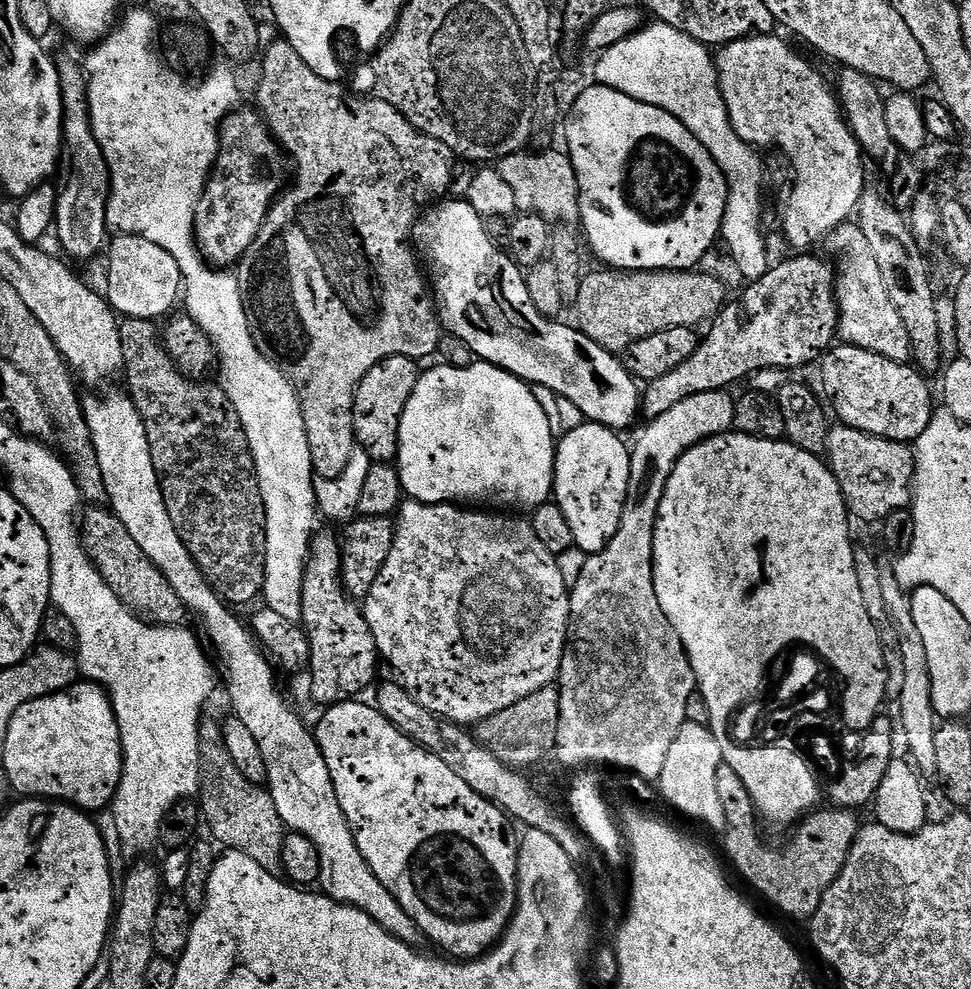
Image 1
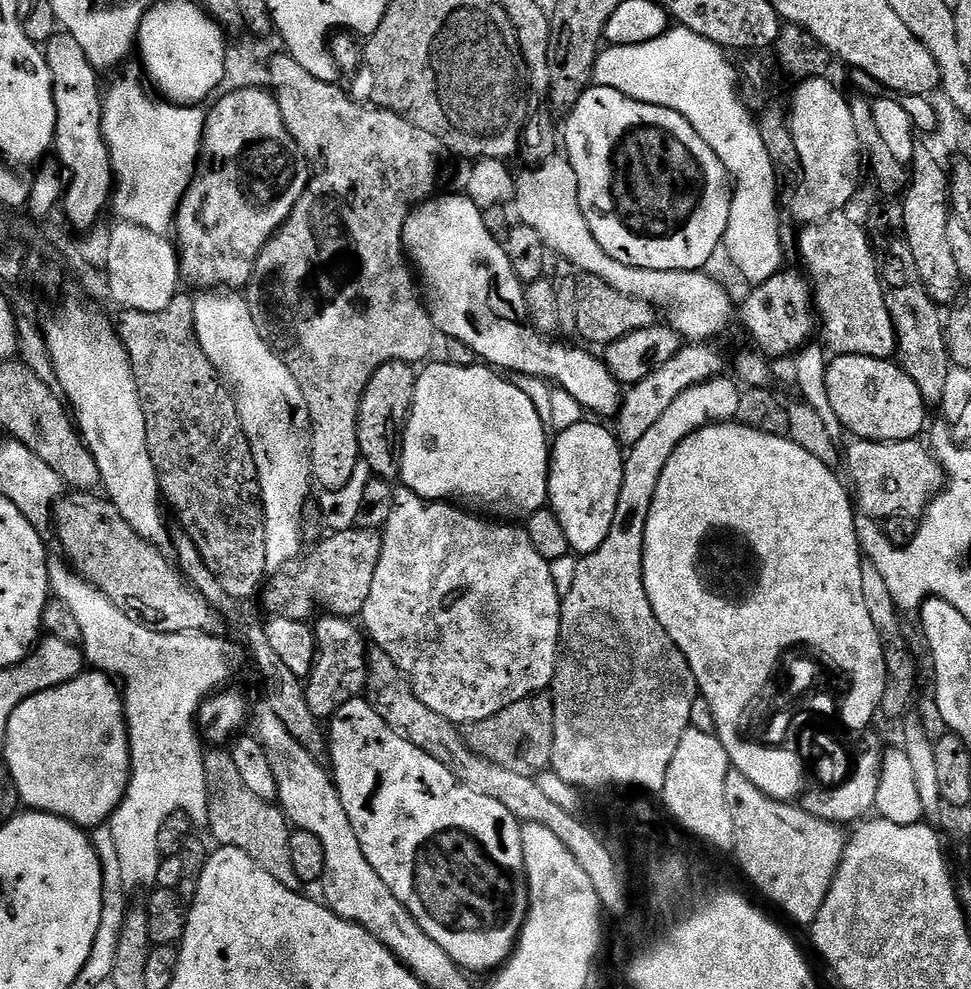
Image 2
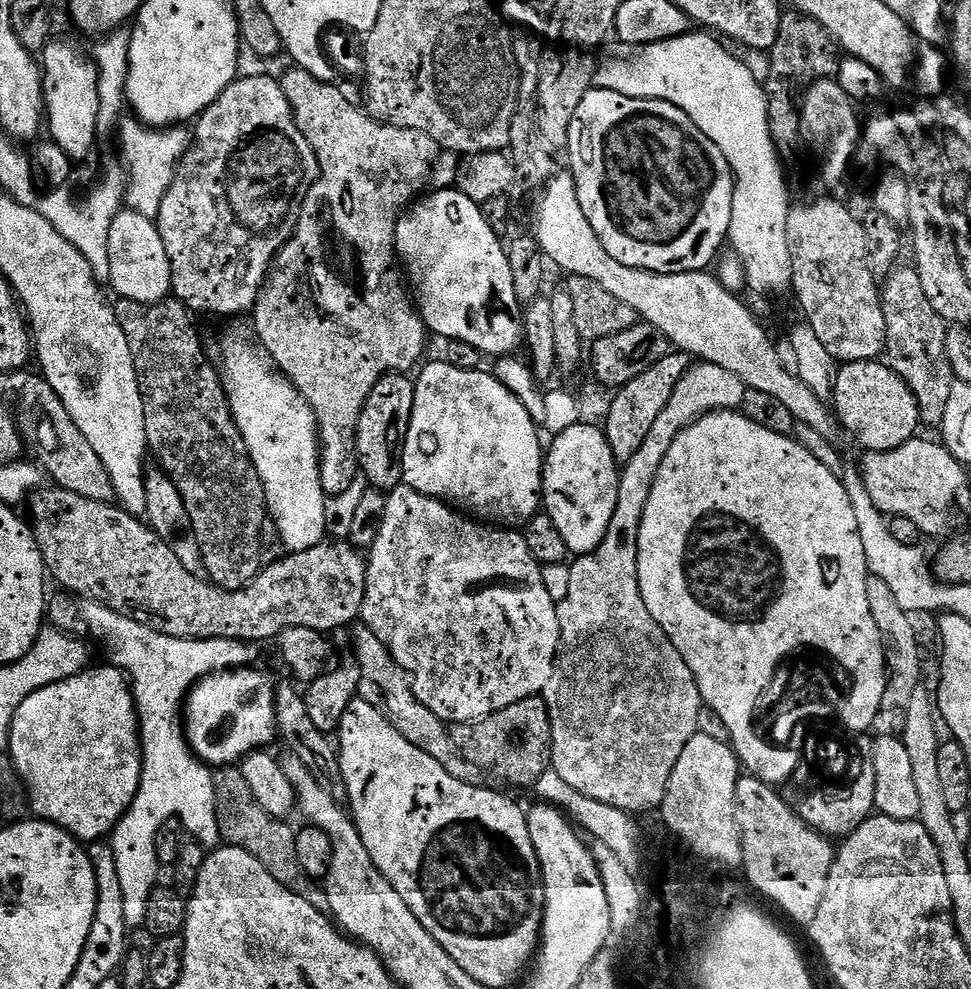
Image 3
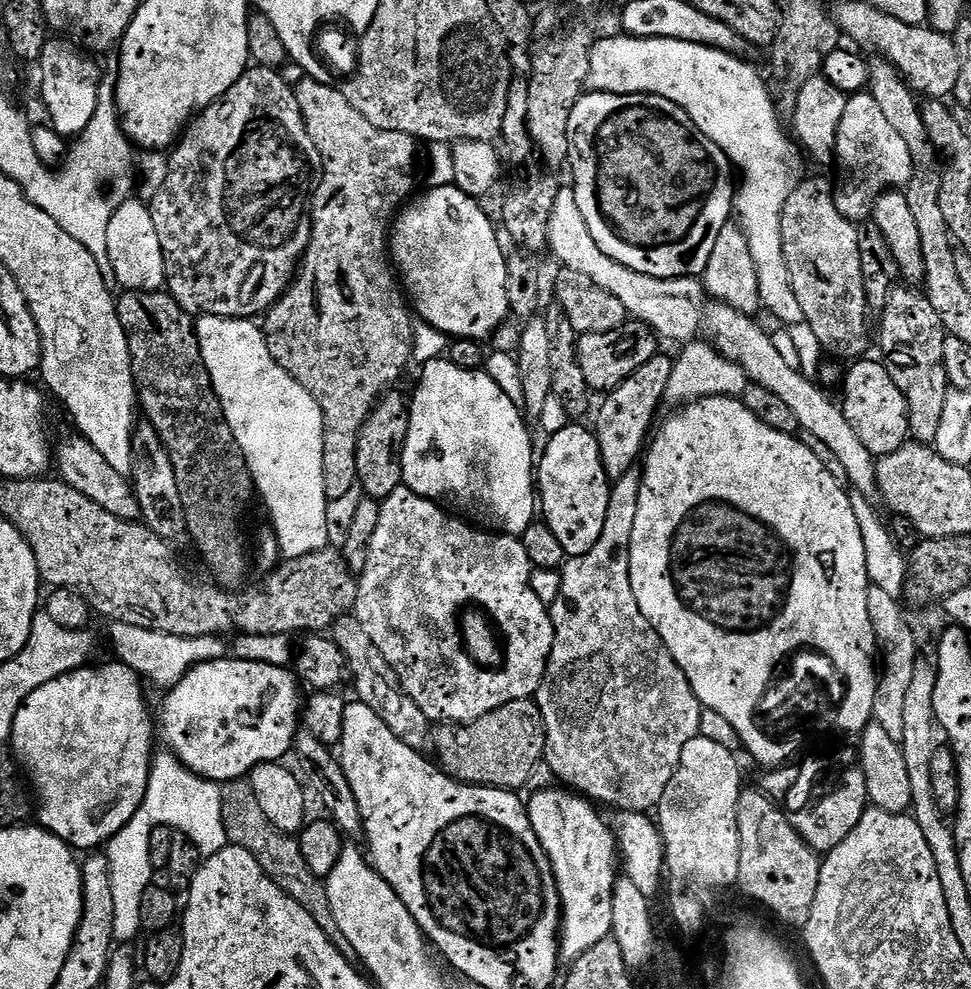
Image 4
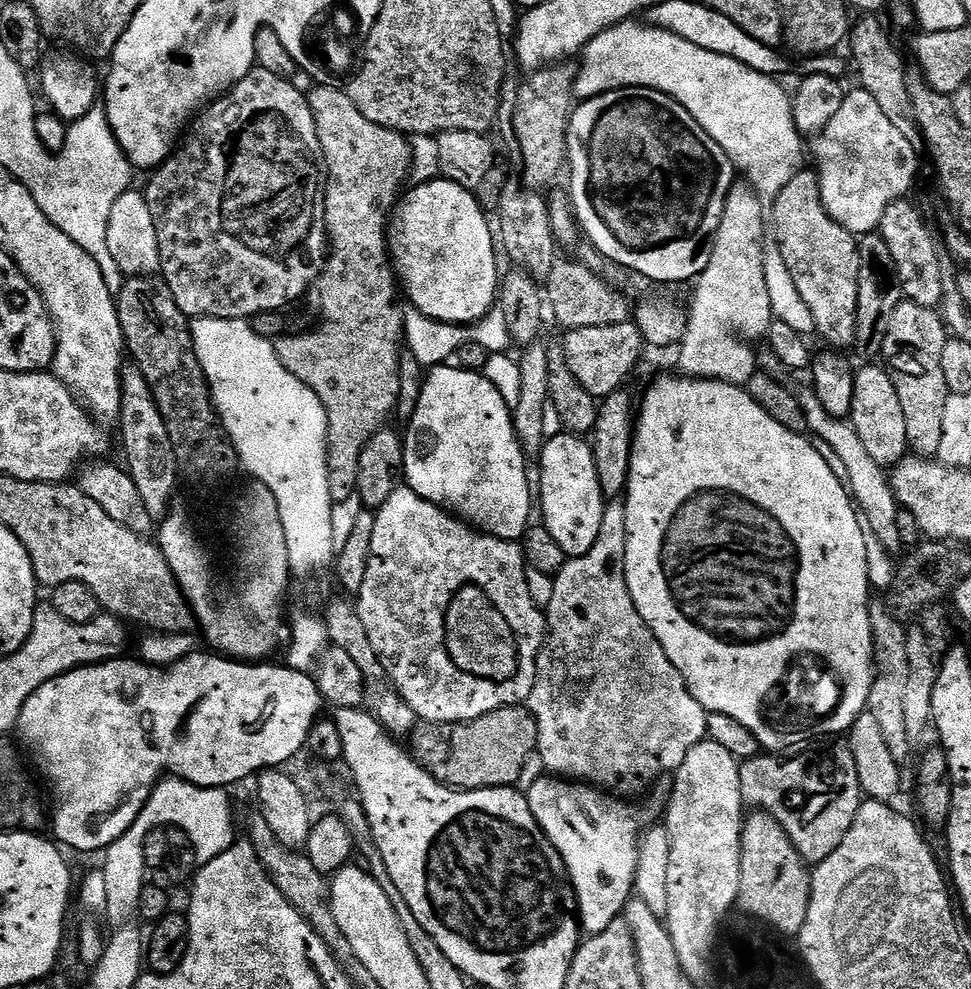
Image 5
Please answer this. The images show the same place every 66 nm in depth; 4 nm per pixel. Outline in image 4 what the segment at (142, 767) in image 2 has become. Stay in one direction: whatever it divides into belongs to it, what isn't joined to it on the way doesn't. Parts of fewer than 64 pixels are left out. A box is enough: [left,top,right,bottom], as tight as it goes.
[106,623,229,914]

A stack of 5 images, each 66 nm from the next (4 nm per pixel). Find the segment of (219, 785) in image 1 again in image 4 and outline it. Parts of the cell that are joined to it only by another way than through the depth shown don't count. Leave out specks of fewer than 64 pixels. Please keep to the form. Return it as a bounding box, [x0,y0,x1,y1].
[220,779,351,953]

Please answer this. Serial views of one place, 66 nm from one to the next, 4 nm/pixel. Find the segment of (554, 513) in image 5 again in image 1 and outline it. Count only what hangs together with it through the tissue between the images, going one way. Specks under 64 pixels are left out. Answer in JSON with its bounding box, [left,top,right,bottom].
[554,422,632,554]

